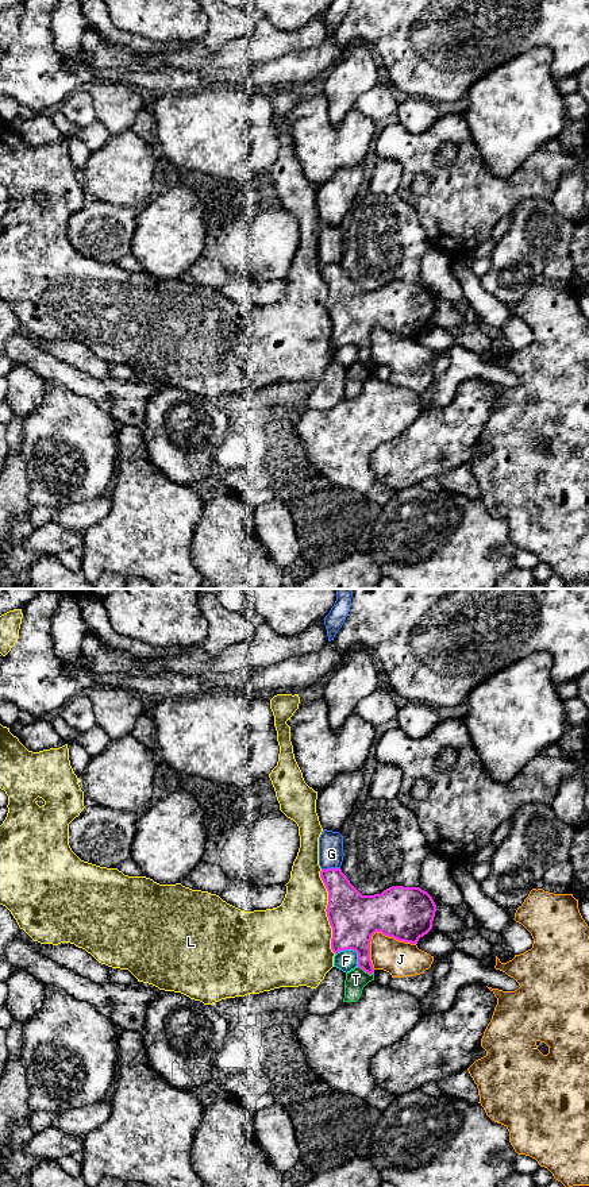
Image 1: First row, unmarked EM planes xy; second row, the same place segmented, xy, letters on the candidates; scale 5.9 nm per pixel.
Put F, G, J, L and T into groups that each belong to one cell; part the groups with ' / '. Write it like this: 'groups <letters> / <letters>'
groups F / G / J / L / T

